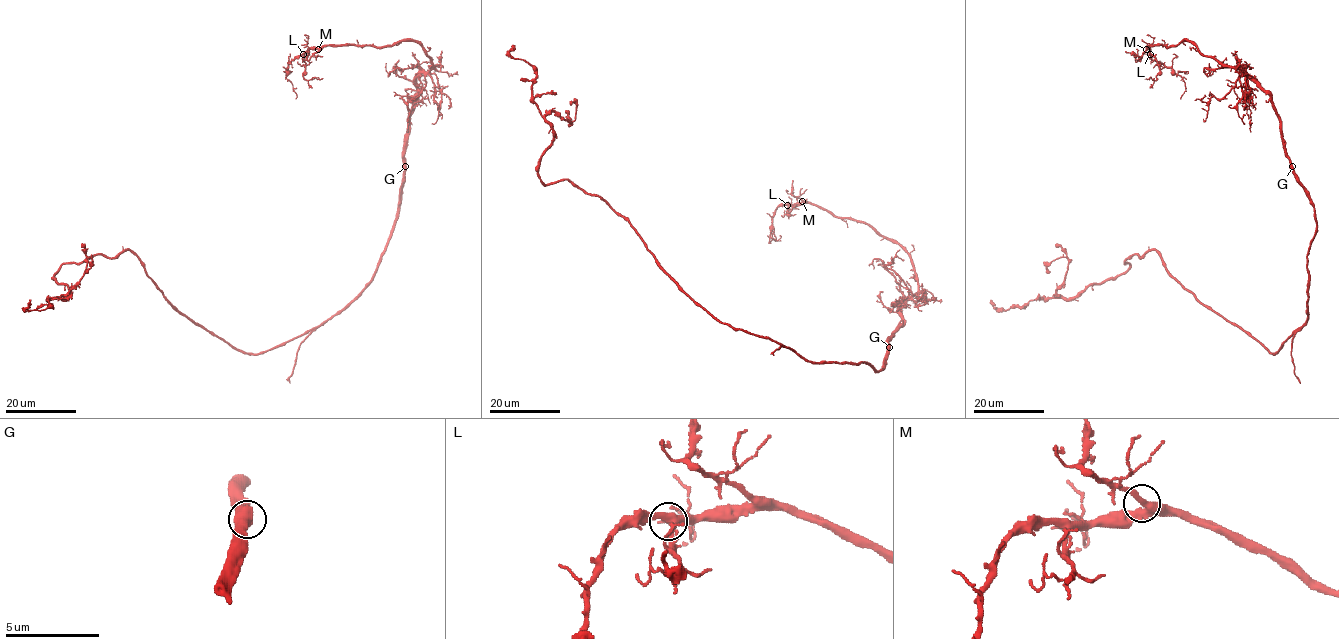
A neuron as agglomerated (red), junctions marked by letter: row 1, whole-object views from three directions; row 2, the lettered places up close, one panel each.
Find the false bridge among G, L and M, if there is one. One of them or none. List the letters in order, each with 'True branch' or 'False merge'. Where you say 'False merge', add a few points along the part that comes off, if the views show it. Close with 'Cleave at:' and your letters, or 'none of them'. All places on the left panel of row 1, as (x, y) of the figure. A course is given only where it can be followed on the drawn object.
G: True branch
L: True branch
M: True branch
Cleave at: none of them

